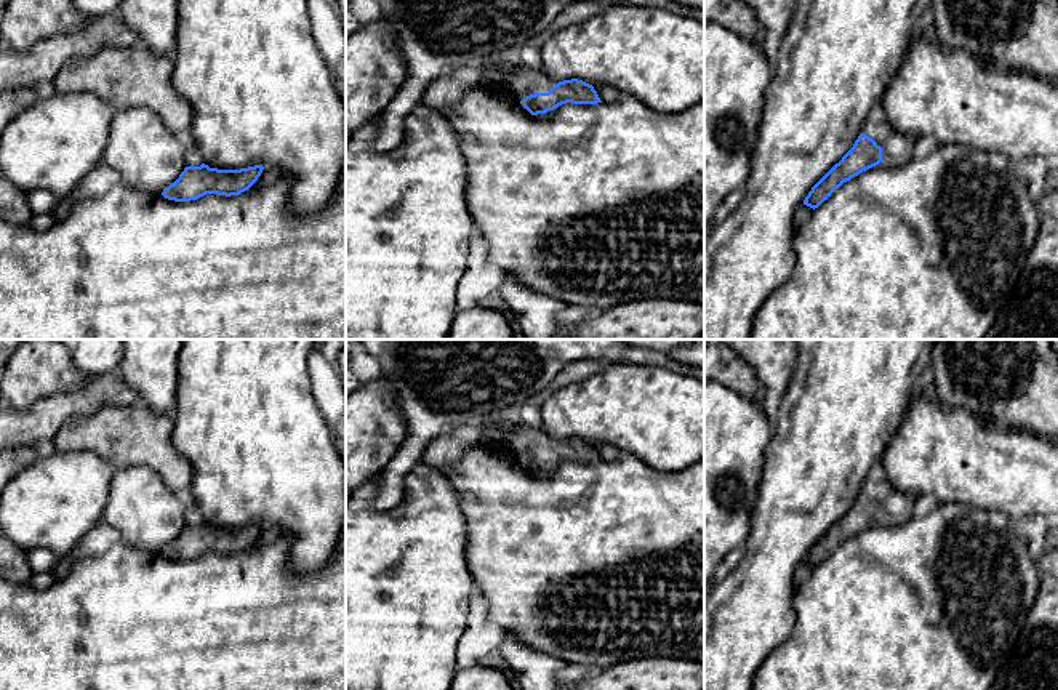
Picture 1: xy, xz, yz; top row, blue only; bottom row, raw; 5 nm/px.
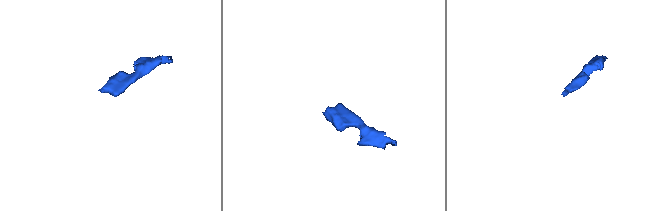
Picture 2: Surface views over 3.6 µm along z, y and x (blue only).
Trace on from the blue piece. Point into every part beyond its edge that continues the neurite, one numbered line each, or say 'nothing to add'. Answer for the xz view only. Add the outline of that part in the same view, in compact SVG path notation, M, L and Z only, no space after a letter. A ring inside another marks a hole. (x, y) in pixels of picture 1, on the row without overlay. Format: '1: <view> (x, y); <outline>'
1: xz (522, 441); M515 424L507 434L509 448L523 459L535 451L547 451L559 439L549 435L543 427L535 429L525 424Z

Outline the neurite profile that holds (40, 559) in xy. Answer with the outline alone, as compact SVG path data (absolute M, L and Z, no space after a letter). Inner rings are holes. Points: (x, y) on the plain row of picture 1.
M45 548L29 551L27 559L34 573L53 572L53 568L59 562L58 557L50 549Z

